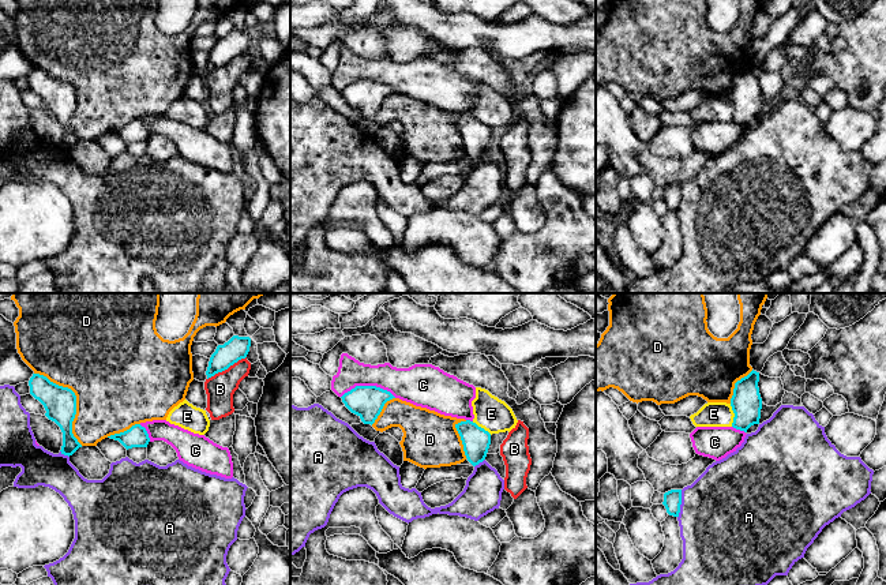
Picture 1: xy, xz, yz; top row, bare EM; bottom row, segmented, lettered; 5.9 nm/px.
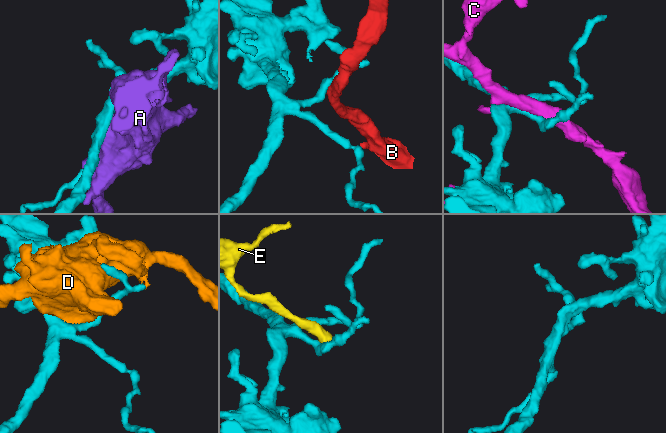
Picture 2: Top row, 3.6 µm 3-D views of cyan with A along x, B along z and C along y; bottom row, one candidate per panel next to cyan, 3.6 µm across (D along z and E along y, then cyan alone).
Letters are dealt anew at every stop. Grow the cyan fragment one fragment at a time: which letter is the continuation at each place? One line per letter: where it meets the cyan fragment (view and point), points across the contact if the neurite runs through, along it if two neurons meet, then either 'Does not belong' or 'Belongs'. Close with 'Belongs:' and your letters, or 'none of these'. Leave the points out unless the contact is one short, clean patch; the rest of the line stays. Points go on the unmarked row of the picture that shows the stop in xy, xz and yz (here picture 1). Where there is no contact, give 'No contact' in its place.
A: Touches cyan at yz (680, 198). Does not belong
B: Touches cyan at xy (226, 63). Does not belong
C: Touches cyan at xz (368, 81). Does not belong
D: Touches cyan at xy (75, 94). Does not belong
E: Touches cyan at yz (735, 109). Boundary: yz (729, 98), (734, 107), (732, 120). Does not belong
Belongs: none of these

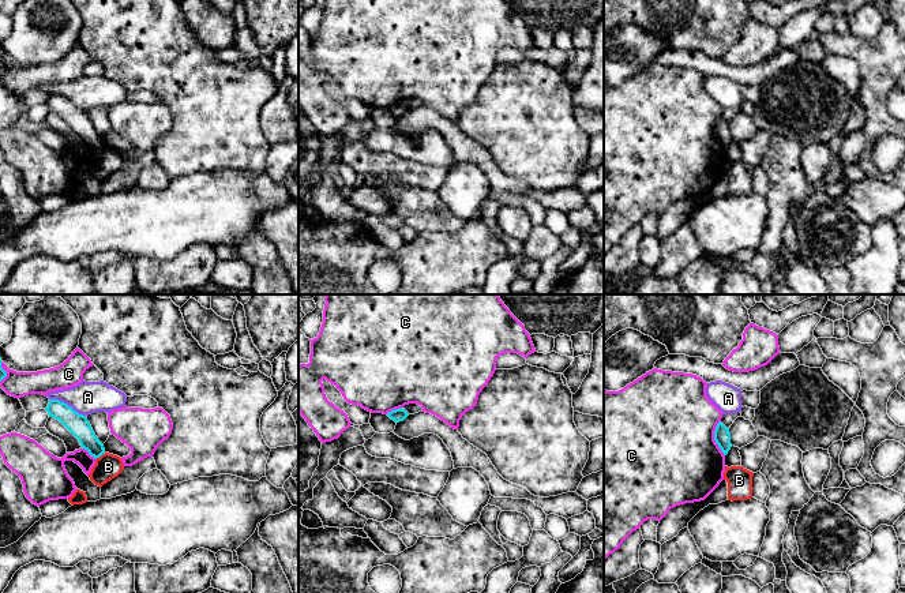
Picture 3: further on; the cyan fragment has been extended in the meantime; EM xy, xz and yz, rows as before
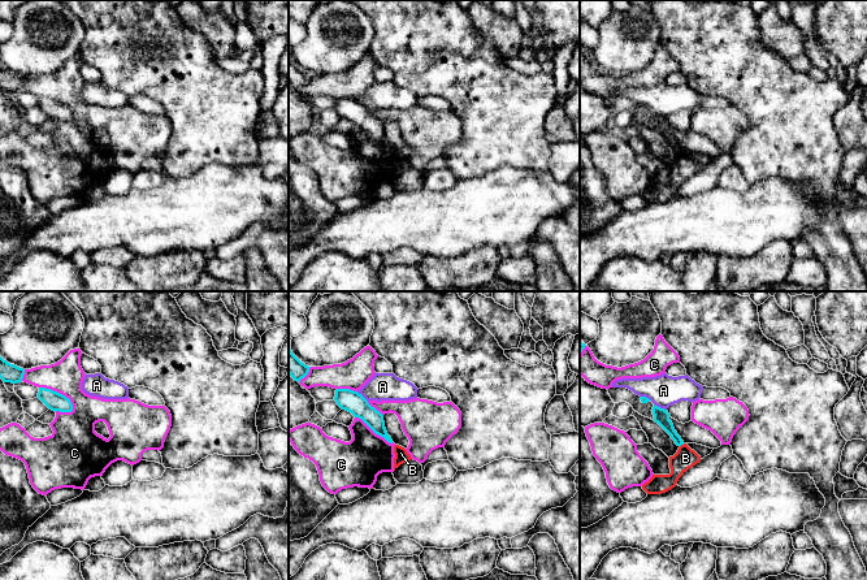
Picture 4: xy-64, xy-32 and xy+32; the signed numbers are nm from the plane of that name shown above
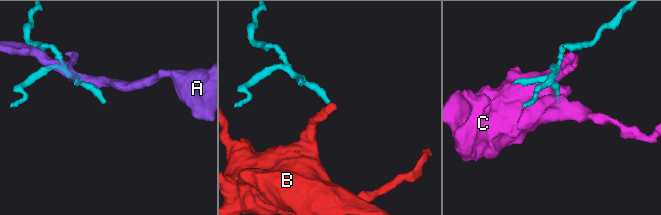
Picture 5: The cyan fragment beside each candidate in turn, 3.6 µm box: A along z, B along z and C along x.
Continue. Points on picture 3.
A: Touches cyan at xy (66, 98). Does not belong
B: Touches cyan at xy (100, 150). Boundary: xy (105, 147), (96, 154). Does not belong
C: Touches cyan at yz (714, 132). Does not belong
Belongs: none of these

